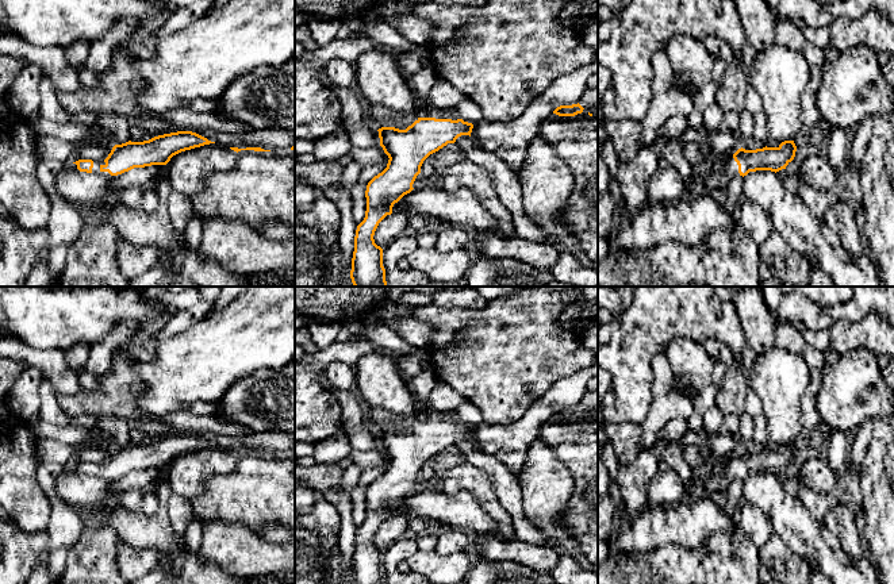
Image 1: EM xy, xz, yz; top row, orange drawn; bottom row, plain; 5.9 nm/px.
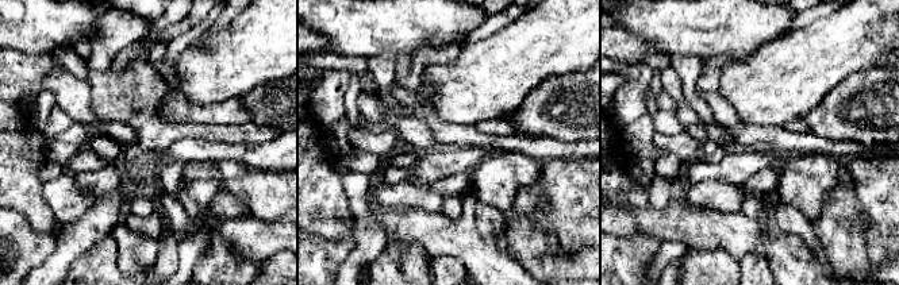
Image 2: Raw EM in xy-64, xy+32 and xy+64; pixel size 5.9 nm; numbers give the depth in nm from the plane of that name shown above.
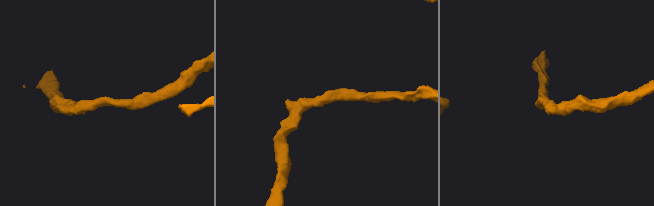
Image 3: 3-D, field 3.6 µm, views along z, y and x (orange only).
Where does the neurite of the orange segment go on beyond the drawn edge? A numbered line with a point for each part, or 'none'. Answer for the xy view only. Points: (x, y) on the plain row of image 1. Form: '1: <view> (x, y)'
1: xy (96, 467)

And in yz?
1: yz (717, 476)

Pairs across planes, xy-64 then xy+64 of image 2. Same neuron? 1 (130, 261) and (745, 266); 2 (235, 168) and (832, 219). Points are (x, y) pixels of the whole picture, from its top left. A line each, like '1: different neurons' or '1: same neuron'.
1: same neuron
2: different neurons

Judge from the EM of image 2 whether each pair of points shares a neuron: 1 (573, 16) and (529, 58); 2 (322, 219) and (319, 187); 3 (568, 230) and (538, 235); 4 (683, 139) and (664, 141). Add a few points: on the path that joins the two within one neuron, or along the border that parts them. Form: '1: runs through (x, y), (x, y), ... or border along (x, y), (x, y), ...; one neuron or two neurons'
1: runs through (563, 27), (540, 47); one neuron
2: runs through (322, 211), (319, 195); one neuron
3: border along (529, 216), (546, 223), (569, 255), (583, 250); two neurons
4: runs through (679, 141), (668, 141); one neuron

